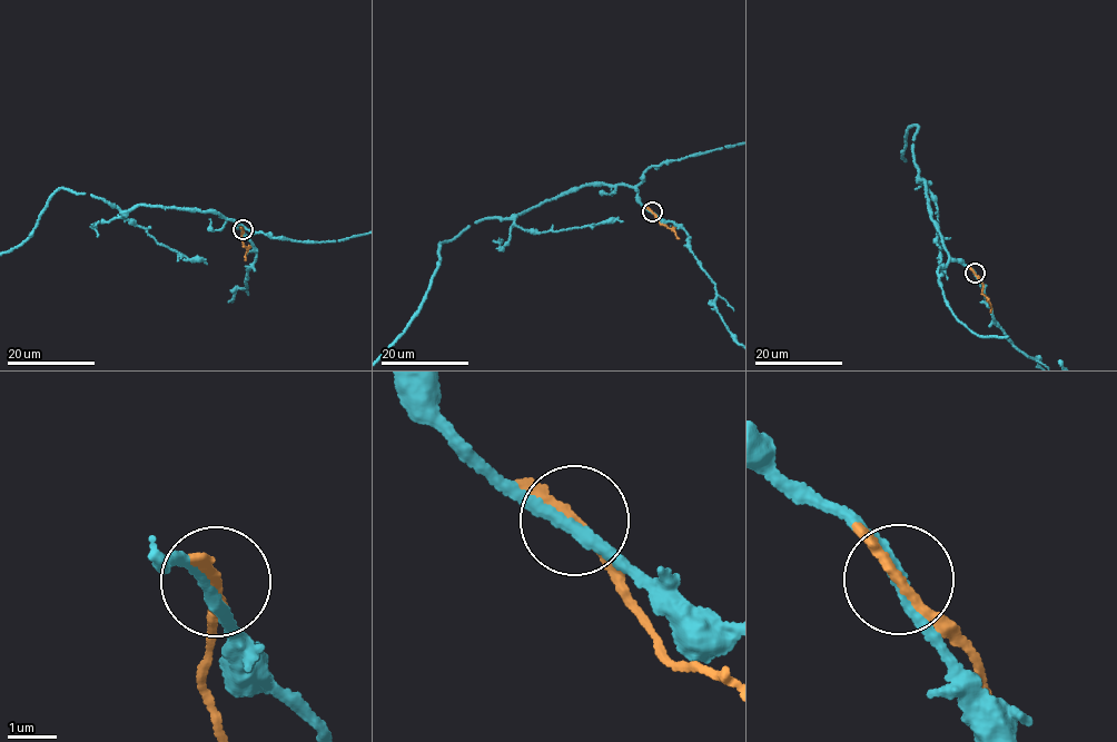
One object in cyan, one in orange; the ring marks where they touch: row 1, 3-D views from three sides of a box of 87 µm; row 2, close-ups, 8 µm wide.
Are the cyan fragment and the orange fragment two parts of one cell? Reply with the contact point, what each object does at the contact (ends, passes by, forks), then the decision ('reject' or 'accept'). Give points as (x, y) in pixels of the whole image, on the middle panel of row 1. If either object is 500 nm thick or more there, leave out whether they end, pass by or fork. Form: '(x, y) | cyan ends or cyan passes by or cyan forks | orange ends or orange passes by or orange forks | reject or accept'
(652, 211) | cyan passes by | orange passes by | reject

